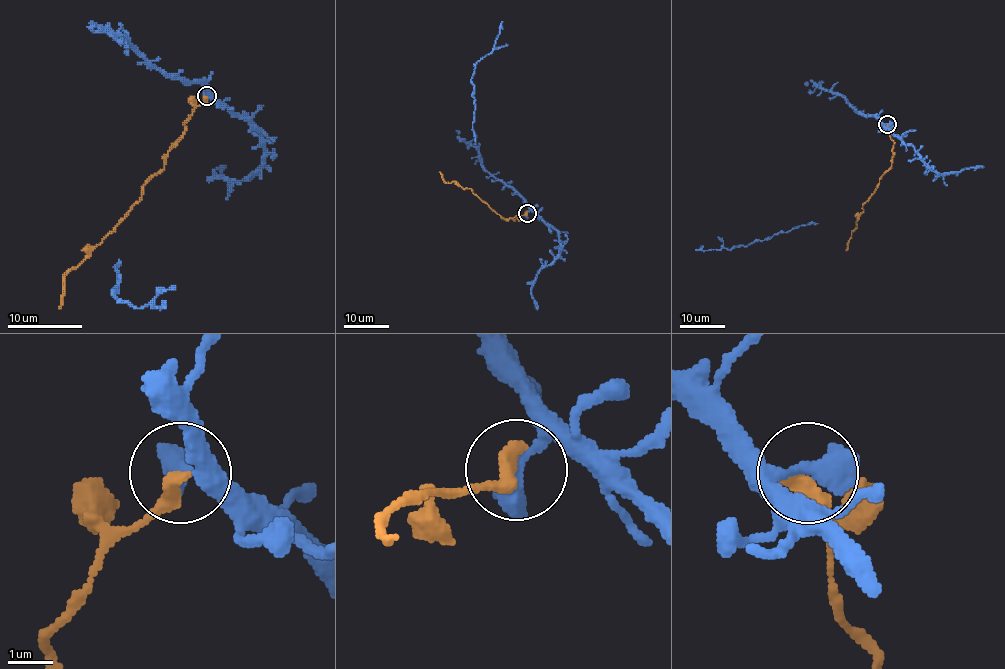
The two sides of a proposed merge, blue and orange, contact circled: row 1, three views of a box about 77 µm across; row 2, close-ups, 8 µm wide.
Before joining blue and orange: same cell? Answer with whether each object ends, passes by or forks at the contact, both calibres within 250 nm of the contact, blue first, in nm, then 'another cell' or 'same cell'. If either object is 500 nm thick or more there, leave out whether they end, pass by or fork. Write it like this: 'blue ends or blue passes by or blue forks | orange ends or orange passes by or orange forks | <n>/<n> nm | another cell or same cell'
550/400 nm | another cell

